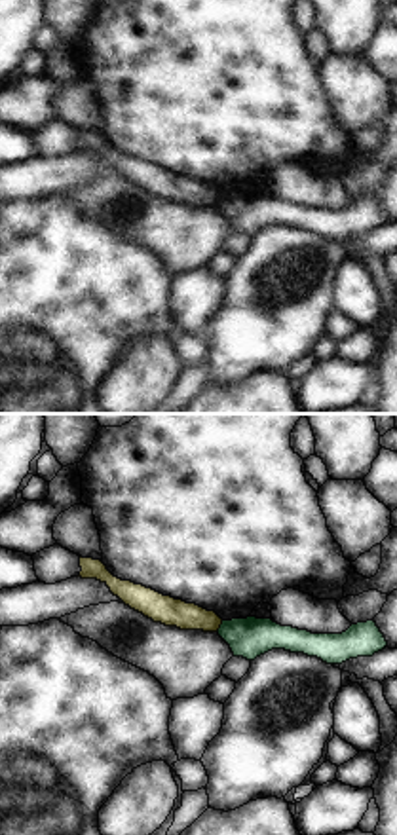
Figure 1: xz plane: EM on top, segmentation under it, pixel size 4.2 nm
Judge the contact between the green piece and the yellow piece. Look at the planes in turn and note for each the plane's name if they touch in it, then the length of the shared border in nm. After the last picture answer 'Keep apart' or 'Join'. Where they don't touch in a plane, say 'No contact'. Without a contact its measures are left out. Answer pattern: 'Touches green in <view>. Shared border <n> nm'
Touches green in xz. Shared border 60 nm

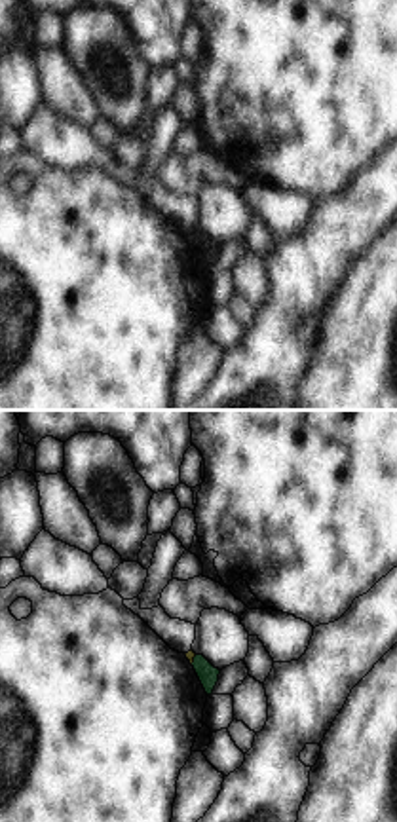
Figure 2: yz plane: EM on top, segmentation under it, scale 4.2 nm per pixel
Touches green in yz. Shared border 50 nm

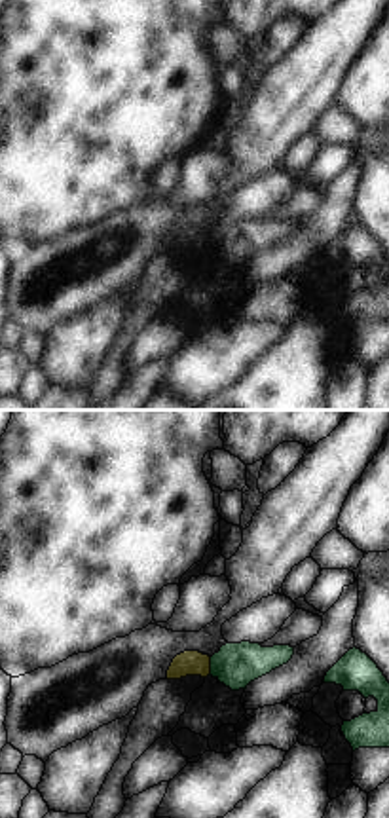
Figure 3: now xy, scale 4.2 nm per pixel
Touches green in xy. Shared border 80 nm

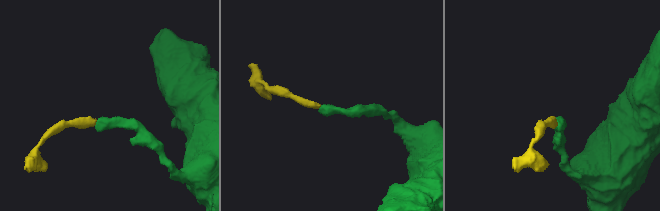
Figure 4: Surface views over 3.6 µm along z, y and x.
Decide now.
Keep apart

